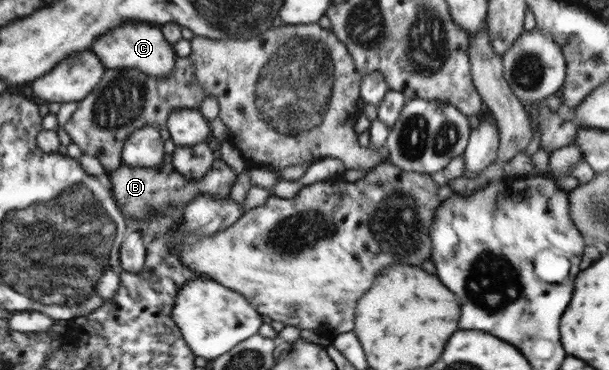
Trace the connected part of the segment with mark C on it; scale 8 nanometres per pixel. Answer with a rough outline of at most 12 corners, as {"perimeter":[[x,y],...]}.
{"perimeter":[[128,21],[92,51],[107,69],[167,78],[178,57],[160,26]]}

